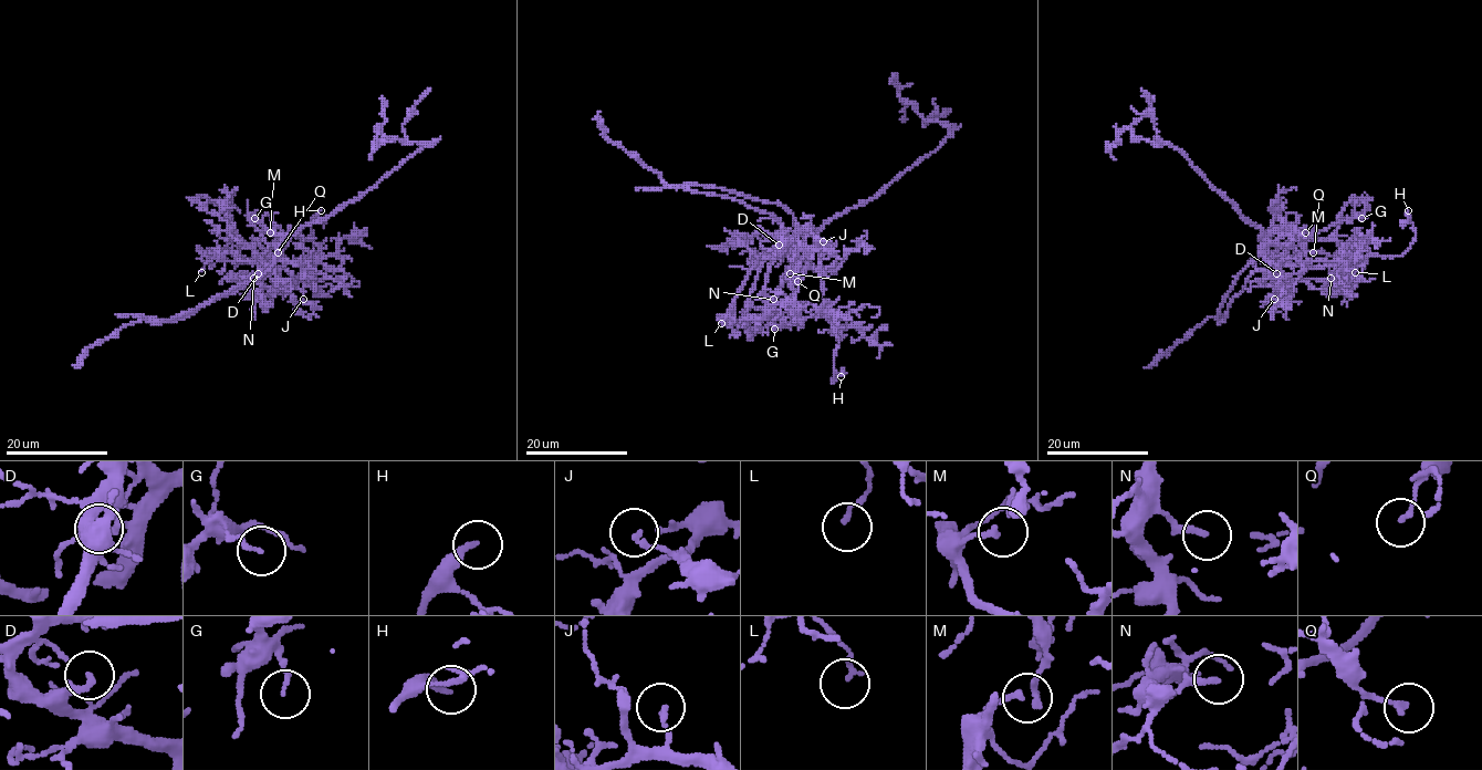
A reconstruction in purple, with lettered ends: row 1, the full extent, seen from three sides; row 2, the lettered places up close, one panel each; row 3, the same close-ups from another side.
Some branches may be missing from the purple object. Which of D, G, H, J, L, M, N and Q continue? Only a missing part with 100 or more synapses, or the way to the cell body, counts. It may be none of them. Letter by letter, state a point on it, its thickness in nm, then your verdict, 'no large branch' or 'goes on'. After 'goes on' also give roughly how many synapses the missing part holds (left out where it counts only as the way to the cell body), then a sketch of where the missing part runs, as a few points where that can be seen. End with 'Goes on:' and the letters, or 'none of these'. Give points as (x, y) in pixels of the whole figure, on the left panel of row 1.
D: (258, 273) | 170 nm | no large branch
G: (254, 218) | 110 nm | no large branch
H: (321, 210) | 240 nm | goes on | (321, 210), (327, 200), (327, 189), (319, 170), (330, 163), (333, 165), (334, 178), (312, 196)
J: (303, 299) | 140 nm | no large branch
L: (201, 272) | 130 nm | no large branch
M: (270, 232) | 120 nm | no large branch
N: (253, 278) | 200 nm | no large branch
Q: (278, 252) | 140 nm | no large branch
Goes on: H

